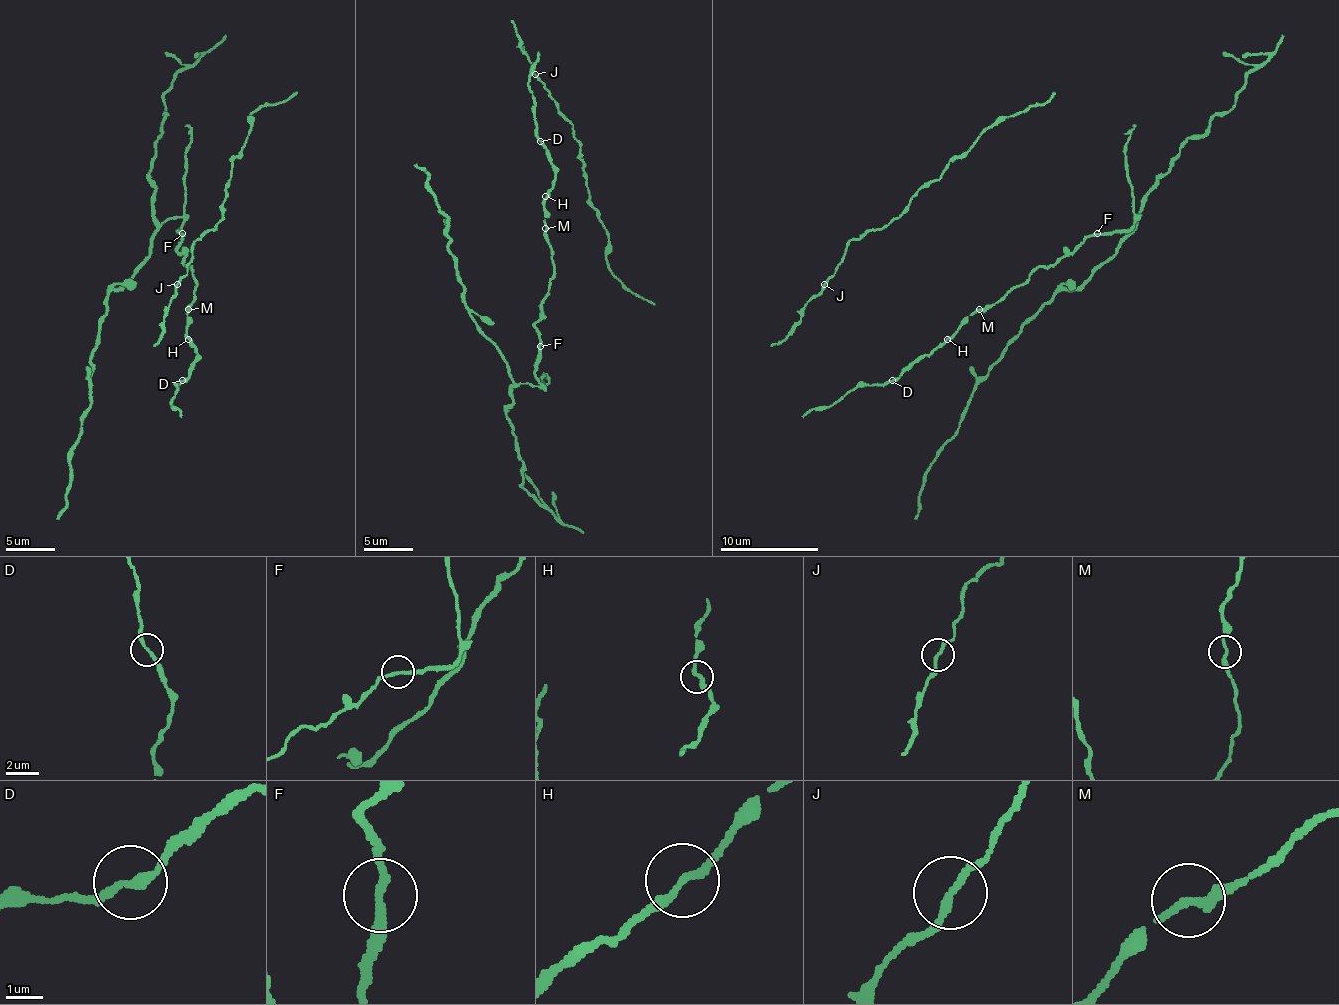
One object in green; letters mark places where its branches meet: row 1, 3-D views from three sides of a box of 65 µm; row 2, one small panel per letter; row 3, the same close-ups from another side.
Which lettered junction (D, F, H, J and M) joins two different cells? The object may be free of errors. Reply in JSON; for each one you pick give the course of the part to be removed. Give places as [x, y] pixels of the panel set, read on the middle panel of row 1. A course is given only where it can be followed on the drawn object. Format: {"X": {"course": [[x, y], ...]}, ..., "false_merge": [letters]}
{"F": {"course": [[540, 347], [538, 386], [515, 384], [501, 352], [476, 327], [449, 253], [446, 219], [424, 169], [414, 164]]}, "false_merge": ["F"]}

